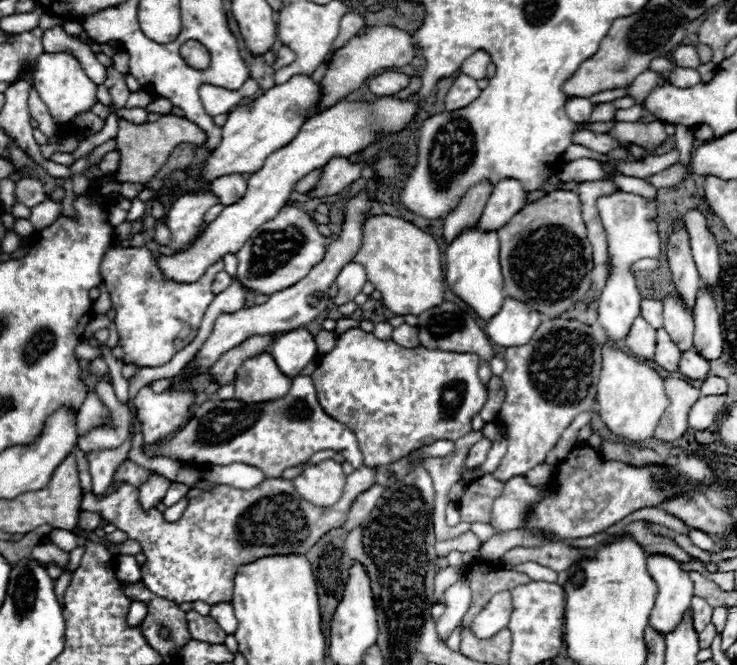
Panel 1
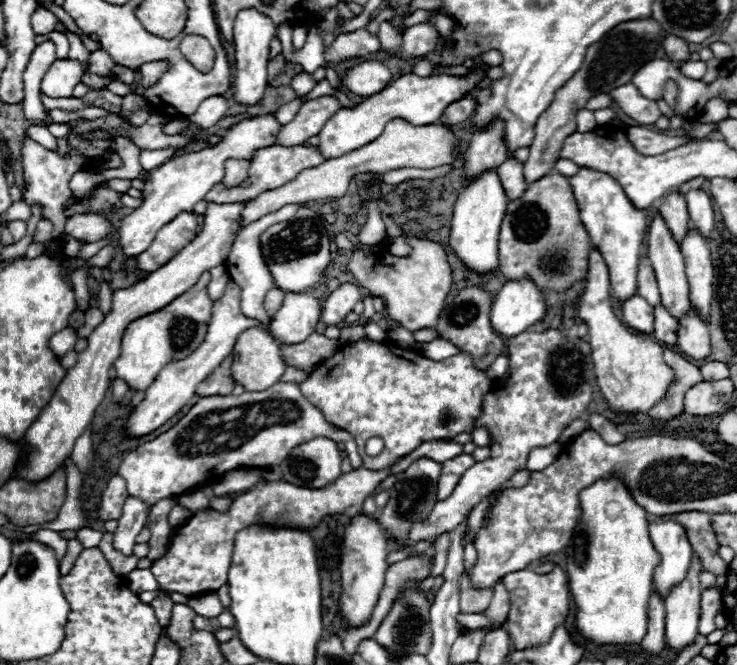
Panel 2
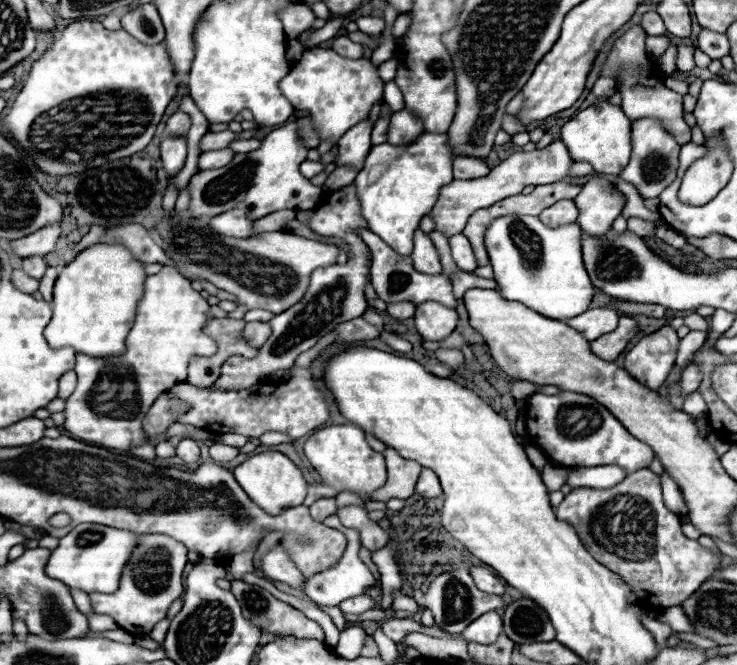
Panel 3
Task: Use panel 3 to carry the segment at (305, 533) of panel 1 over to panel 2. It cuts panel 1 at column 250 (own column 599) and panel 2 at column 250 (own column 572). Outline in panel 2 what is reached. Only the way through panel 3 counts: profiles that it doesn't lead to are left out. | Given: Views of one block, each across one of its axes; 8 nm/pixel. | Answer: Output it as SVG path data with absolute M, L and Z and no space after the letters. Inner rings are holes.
M432 440L424 442L410 454L402 456L394 468L384 470L352 470L348 474L342 474L338 482L330 484L322 490L302 490L300 486L290 486L290 482L284 480L264 480L258 482L258 486L238 494L230 508L226 512L218 512L212 508L202 508L194 512L182 526L178 526L172 534L172 548L166 550L162 558L152 562L150 570L156 576L160 590L166 592L180 592L184 596L196 596L200 592L214 592L220 586L228 582L228 568L232 562L232 550L236 544L236 534L244 528L250 528L256 522L262 522L270 528L300 528L300 530L312 530L316 528L324 516L332 514L344 514L348 518L354 518L360 510L364 500L374 494L374 490L380 486L384 478L390 474L400 476L406 472L406 468L418 460L418 458L430 458L434 462L446 462L450 458L456 458L462 454L462 444L454 444L452 440Z

